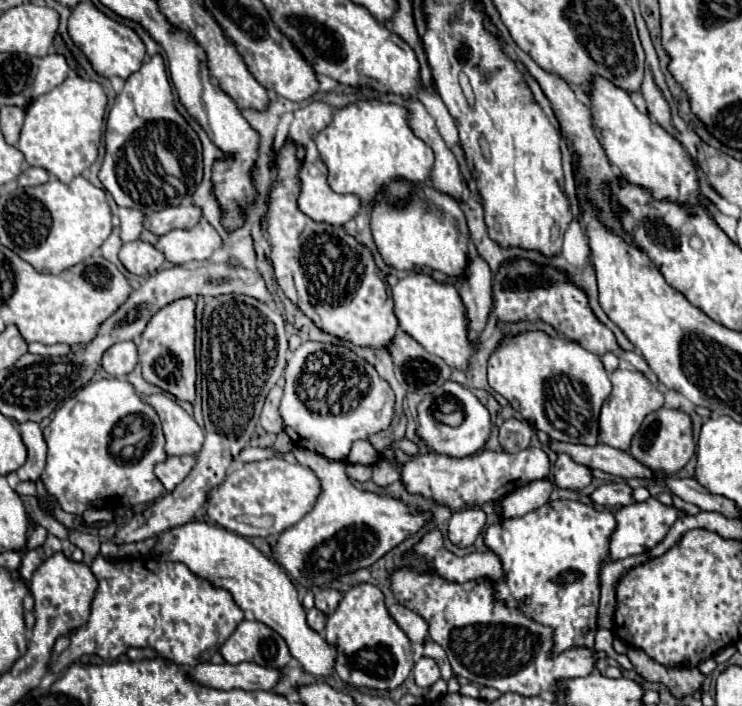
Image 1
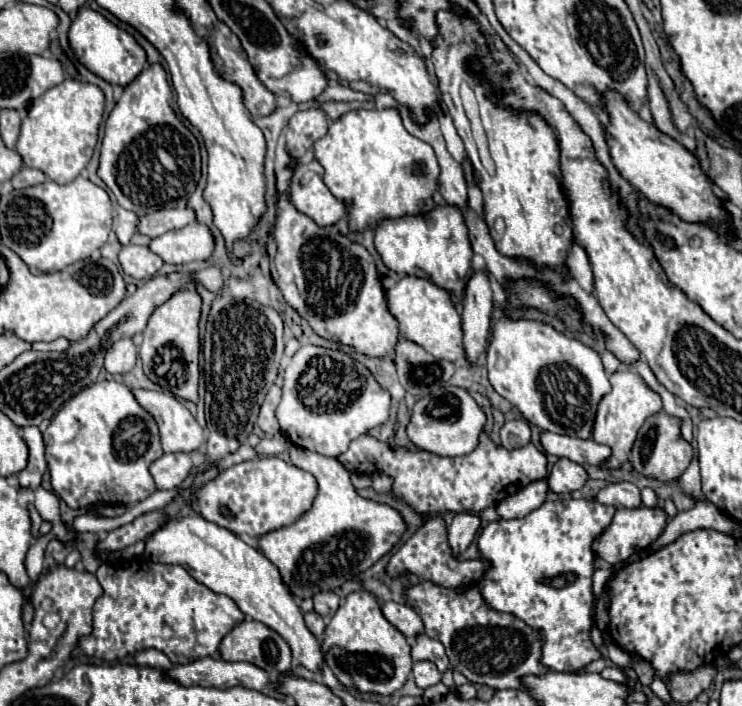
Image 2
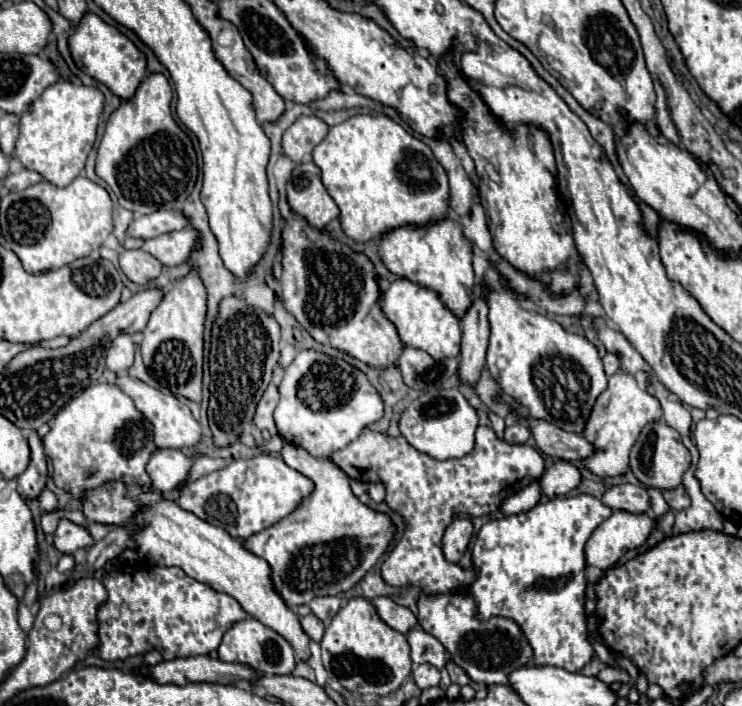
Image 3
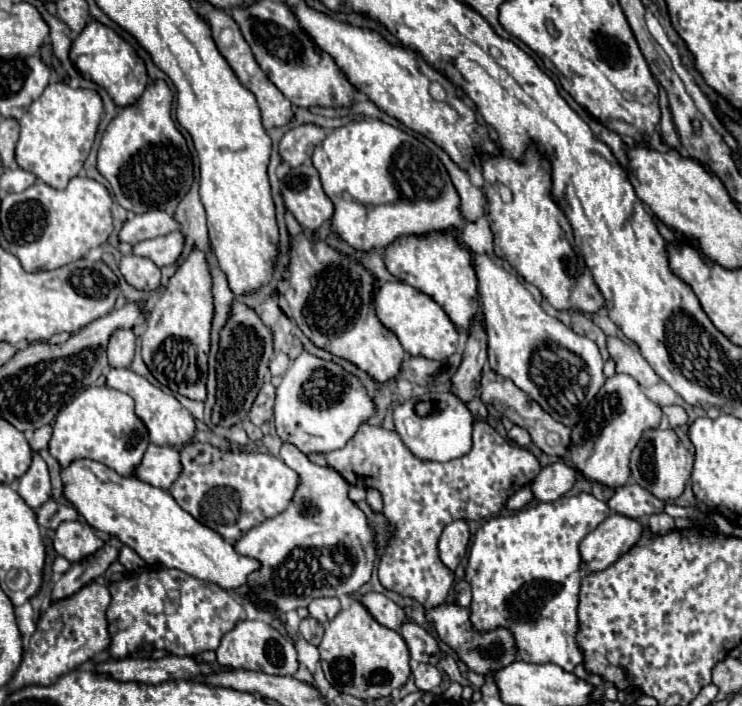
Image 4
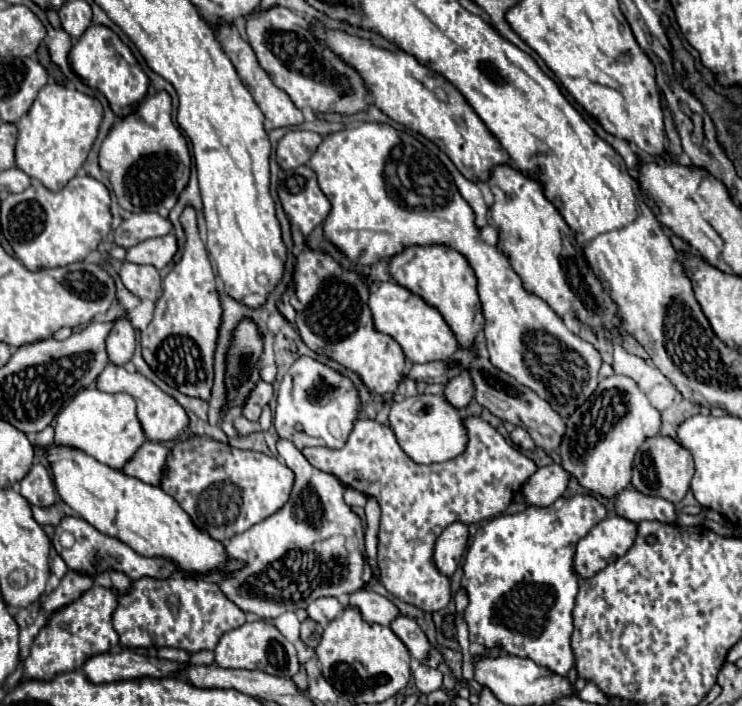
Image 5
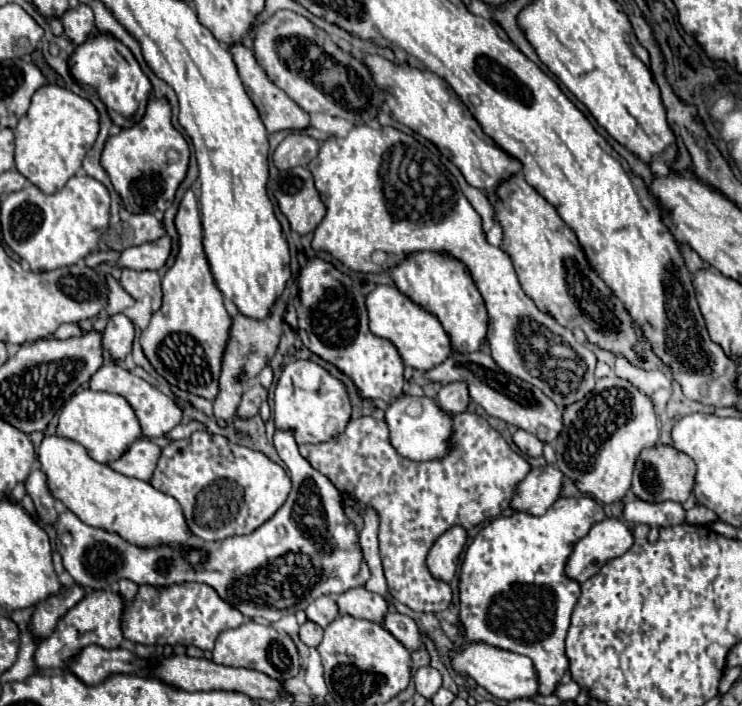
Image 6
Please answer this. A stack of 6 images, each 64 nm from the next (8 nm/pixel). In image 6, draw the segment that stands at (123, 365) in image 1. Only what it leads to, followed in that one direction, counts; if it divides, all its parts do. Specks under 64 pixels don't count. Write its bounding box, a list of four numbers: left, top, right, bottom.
[102,314,134,362]

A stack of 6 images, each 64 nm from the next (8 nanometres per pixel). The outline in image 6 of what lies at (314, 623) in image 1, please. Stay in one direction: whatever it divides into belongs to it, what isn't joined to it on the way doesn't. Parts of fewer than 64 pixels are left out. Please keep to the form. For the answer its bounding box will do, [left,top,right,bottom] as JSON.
[300,620,322,648]

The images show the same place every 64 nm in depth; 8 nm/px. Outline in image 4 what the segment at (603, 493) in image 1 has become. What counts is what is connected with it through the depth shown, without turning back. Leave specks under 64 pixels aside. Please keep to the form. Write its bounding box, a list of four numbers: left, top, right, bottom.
[608,484,666,520]

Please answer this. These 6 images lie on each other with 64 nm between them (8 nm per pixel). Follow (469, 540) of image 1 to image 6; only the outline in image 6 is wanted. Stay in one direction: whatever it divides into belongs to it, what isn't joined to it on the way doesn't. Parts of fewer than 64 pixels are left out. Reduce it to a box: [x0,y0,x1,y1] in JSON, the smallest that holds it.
[426,526,466,582]

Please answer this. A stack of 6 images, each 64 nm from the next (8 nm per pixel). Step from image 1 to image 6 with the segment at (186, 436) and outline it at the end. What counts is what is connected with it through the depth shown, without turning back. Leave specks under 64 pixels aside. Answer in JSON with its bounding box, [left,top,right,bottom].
[88,364,182,438]

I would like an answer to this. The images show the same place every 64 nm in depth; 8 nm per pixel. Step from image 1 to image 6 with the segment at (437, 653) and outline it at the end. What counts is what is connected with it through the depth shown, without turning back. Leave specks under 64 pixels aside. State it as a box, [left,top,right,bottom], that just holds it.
[382,610,422,650]

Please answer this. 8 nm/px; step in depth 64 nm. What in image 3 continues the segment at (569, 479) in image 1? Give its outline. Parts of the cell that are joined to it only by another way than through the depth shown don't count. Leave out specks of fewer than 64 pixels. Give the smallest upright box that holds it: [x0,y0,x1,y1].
[538,460,580,498]

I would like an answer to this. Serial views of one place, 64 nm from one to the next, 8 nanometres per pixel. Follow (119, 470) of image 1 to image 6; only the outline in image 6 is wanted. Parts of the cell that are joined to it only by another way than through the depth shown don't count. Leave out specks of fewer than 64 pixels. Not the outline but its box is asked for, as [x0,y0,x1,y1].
[58,390,140,462]

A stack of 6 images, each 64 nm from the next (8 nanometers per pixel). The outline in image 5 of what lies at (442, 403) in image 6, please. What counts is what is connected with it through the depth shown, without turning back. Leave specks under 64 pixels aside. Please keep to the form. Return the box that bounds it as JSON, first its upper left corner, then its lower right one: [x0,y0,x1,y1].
[444,372,474,410]

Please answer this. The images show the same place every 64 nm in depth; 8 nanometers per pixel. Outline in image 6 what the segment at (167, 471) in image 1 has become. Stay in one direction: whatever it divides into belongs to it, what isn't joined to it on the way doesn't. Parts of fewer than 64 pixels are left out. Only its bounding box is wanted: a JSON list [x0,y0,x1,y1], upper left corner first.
[108,440,160,480]

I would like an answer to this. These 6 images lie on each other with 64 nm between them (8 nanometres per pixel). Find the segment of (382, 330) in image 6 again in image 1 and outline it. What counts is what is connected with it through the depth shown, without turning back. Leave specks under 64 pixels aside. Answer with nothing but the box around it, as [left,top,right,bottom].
[392,274,476,368]

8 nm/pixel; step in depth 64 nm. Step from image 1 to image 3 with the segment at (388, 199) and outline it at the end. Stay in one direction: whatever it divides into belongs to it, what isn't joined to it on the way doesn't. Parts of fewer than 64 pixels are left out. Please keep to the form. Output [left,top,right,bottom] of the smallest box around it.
[380,220,474,320]

